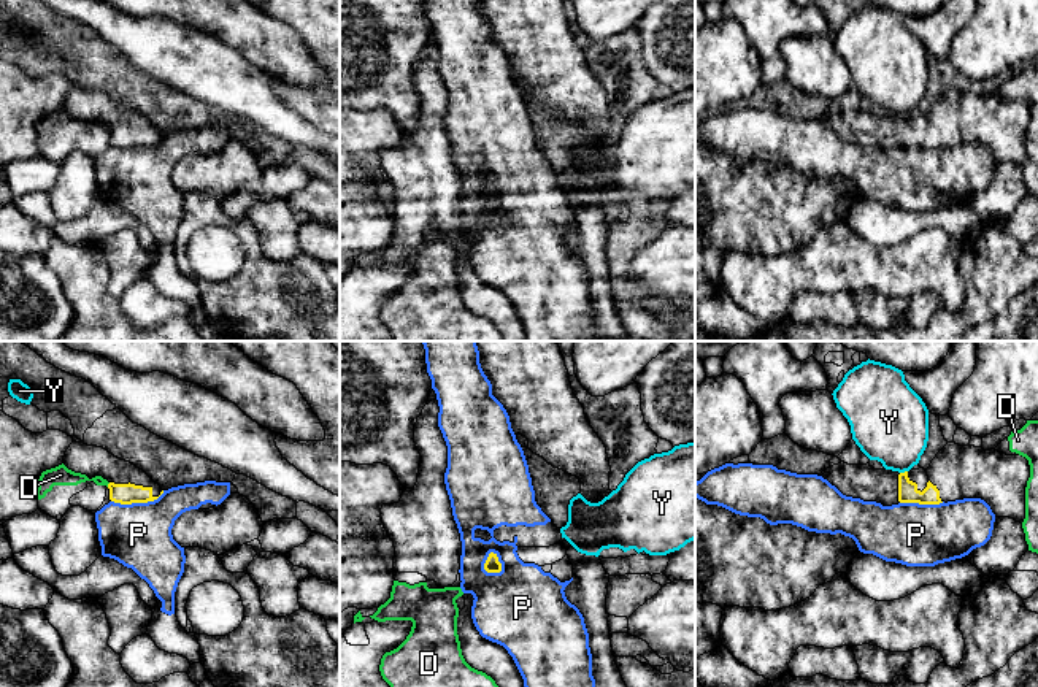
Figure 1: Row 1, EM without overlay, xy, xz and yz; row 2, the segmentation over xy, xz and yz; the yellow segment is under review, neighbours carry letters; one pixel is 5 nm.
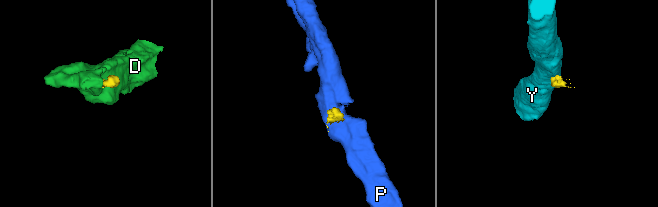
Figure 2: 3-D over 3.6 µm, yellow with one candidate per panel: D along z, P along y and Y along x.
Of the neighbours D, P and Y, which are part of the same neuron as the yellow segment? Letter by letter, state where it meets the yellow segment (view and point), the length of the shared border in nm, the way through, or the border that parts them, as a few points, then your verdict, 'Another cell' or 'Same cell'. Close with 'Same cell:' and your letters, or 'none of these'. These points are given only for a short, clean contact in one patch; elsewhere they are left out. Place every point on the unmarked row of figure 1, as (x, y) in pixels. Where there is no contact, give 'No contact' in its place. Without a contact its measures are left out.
D: Touches yellow at xy (108, 129). Shared border 30 nm. Boundary: xy (110, 127), (107, 130). Another cell
P: Touches yellow at xz (499, 207). Shared border 130 nm. Boundary: xz (491, 195), (500, 208), (499, 218). Another cell
Y: Touches yellow at yz (905, 116). Shared border 40 nm. Boundary: yz (907, 115), (900, 118). Another cell
Same cell: none of these

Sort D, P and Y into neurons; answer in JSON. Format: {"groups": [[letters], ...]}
{"groups": [["D"], ["P"], ["Y"]]}

